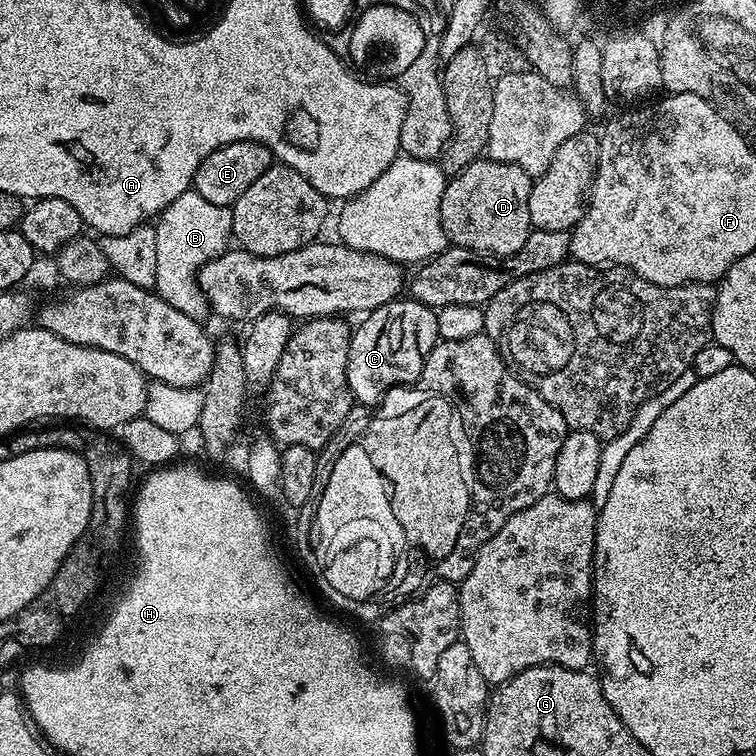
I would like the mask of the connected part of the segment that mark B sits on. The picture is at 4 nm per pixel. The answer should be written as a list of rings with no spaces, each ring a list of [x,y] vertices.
[[[189,190],[166,206],[154,227],[158,238],[158,278],[154,292],[175,310],[203,321],[203,316],[209,315],[210,309],[207,298],[200,292],[196,275],[203,264],[221,256],[229,247],[233,239],[231,207],[214,206],[214,202],[206,202],[202,194]]]

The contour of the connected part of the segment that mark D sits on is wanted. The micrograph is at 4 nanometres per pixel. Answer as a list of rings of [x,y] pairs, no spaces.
[[[487,158],[475,160],[470,166],[459,169],[453,176],[447,181],[441,202],[441,224],[447,239],[455,247],[469,248],[490,256],[509,256],[522,250],[522,246],[526,246],[526,238],[534,231],[530,222],[530,190],[534,183],[533,177],[528,176],[522,166]]]

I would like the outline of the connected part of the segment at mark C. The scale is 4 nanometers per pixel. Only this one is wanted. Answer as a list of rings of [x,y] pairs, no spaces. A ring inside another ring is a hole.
[[[411,298],[391,300],[361,320],[364,321],[355,325],[350,342],[348,388],[357,405],[376,406],[391,388],[415,385],[423,377],[424,359],[440,340],[438,322],[433,309]]]

